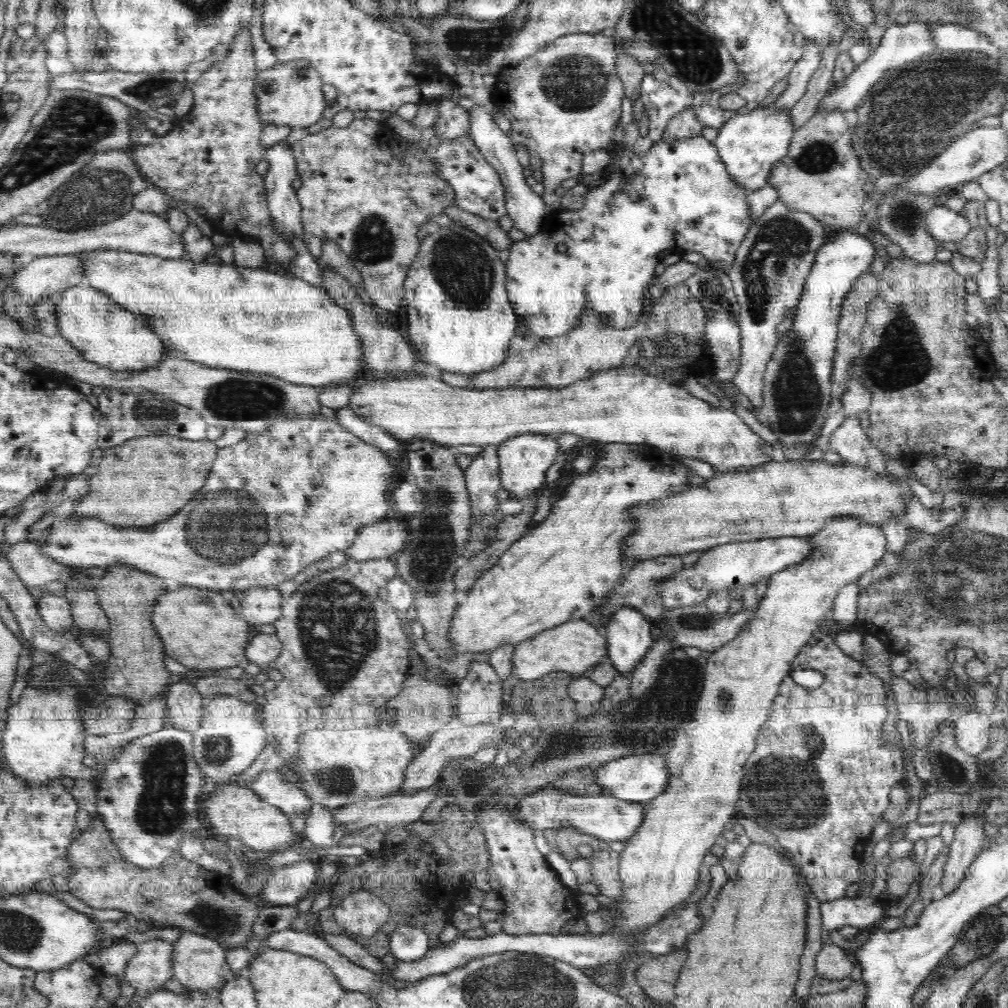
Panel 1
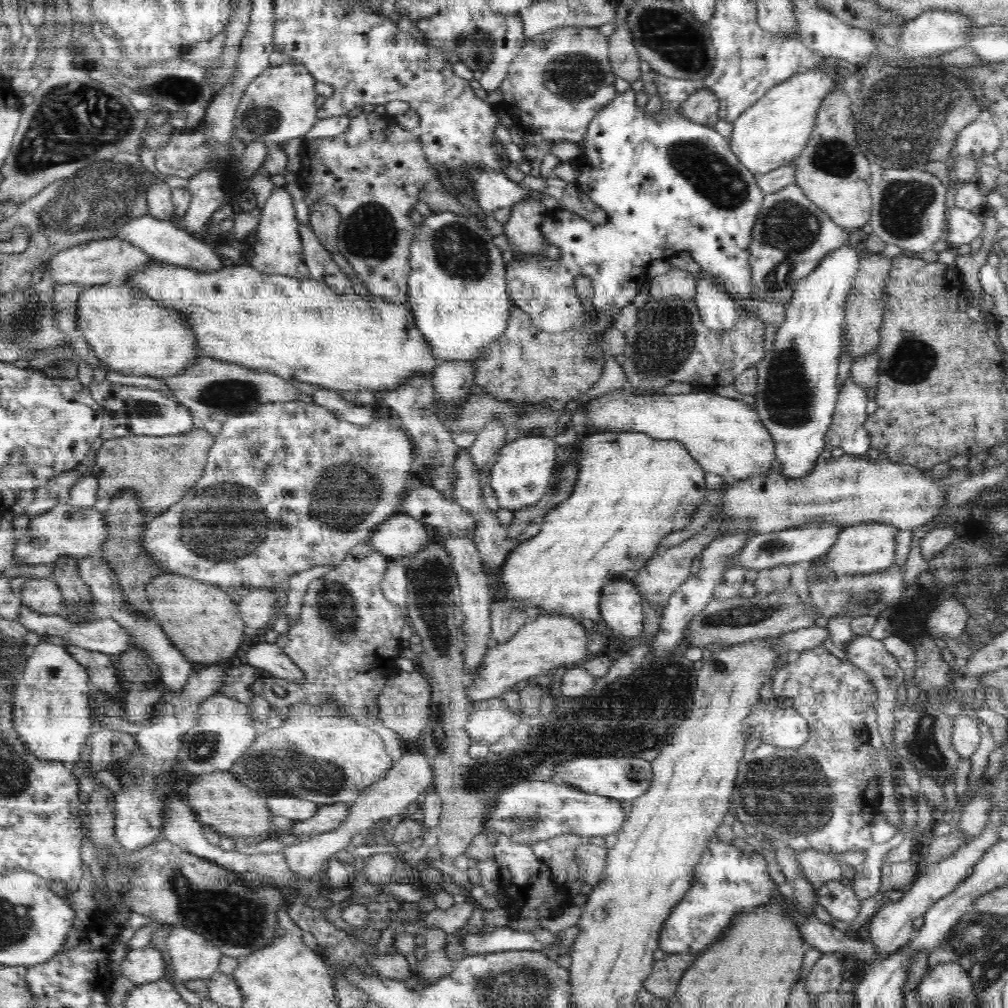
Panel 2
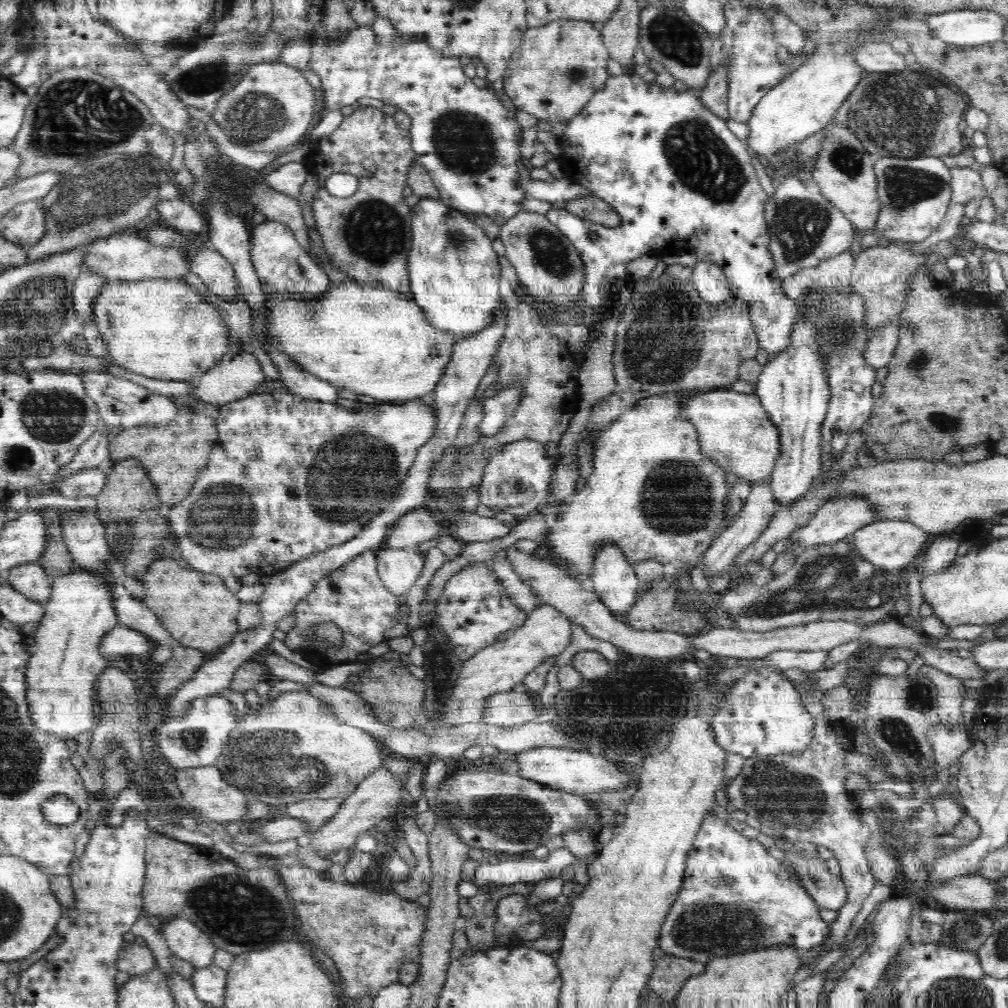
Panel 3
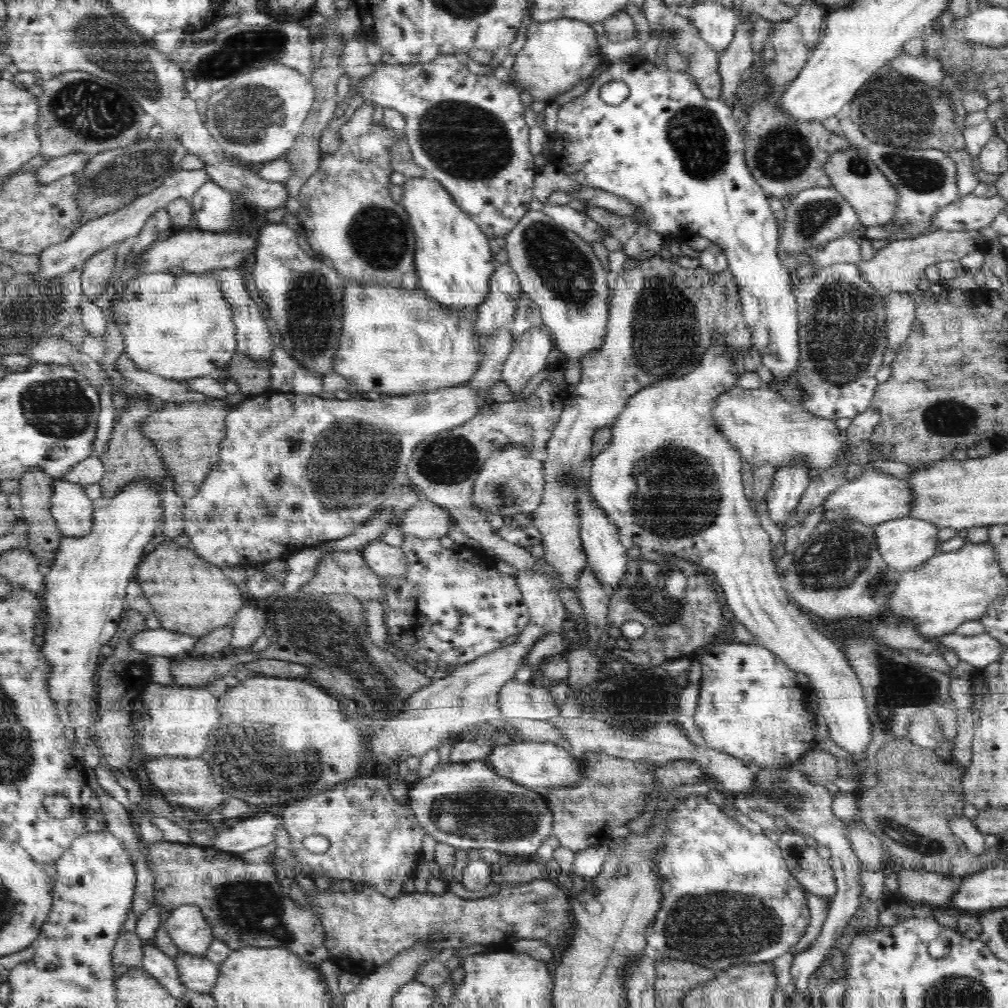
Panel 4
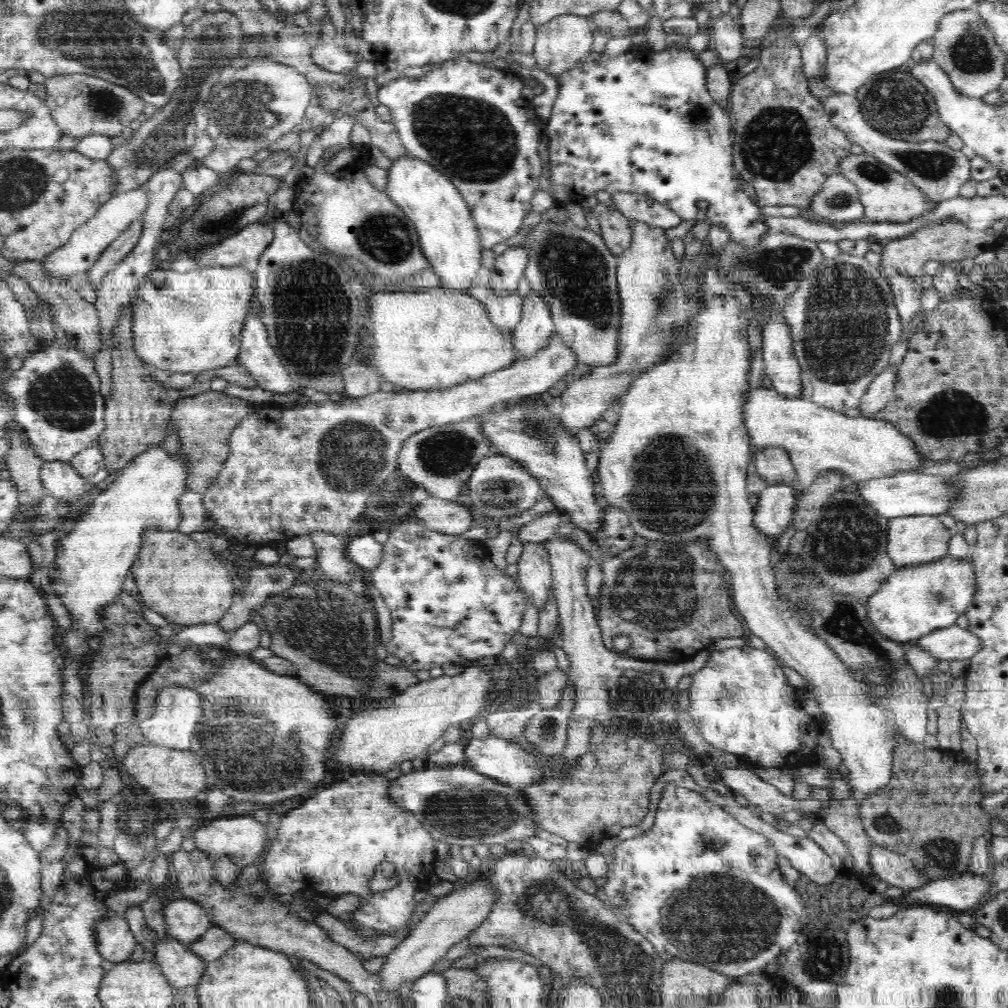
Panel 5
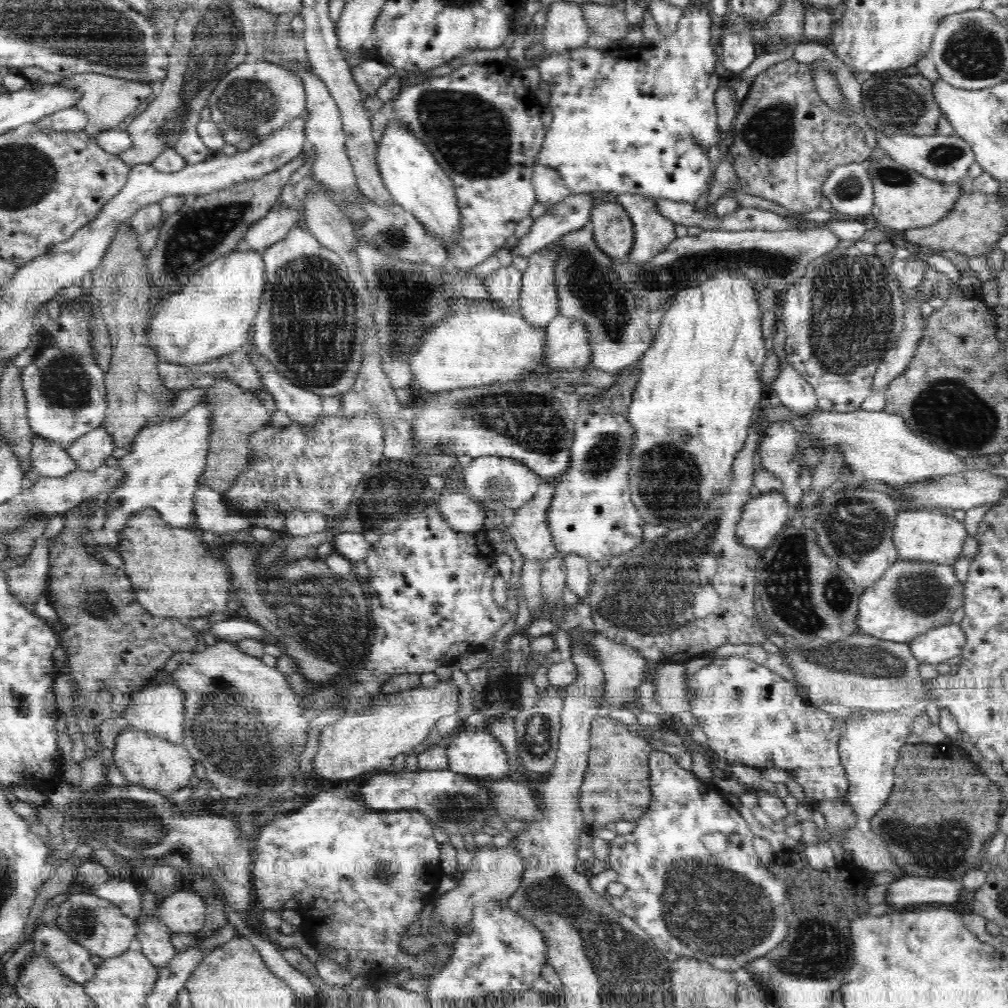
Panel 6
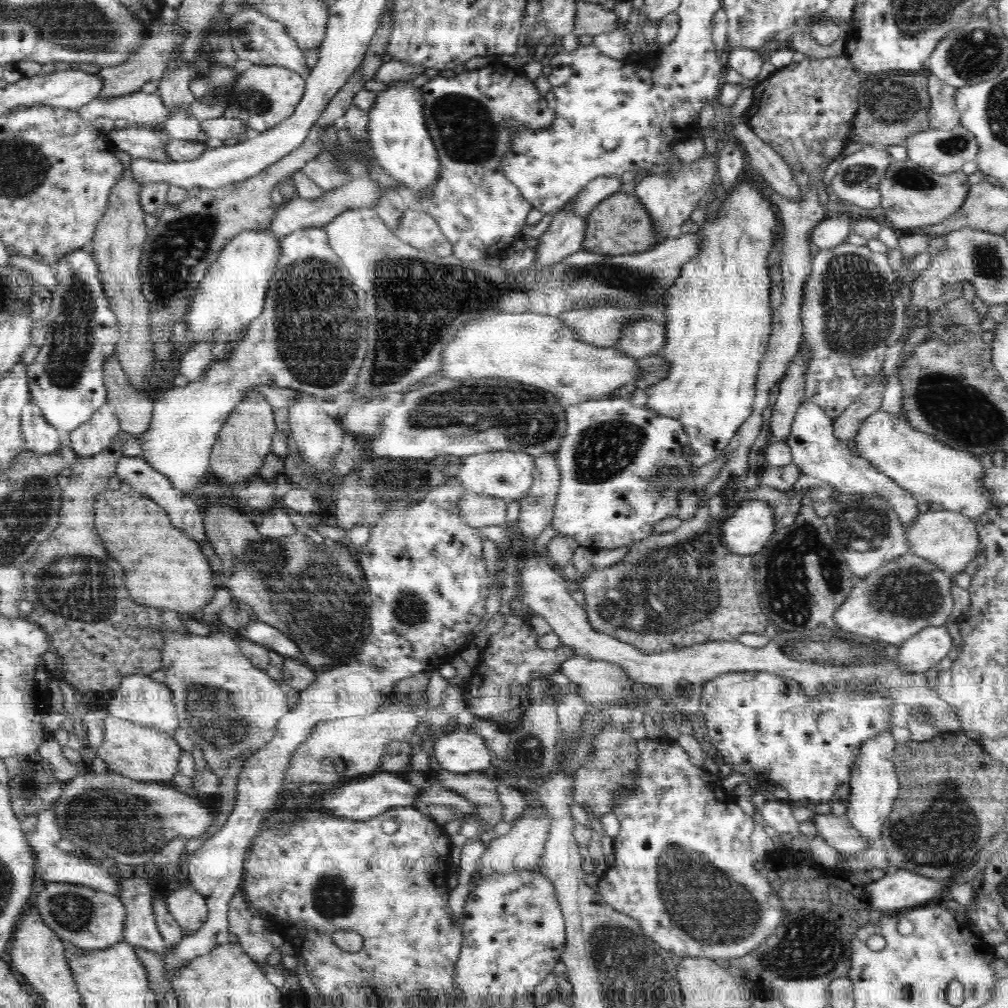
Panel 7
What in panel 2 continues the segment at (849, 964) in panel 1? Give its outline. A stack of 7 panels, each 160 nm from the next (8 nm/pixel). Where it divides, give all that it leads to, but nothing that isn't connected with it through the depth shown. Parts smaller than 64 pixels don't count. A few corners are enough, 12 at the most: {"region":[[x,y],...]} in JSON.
{"region":[[823,953],[805,978],[806,993],[839,991],[841,955]]}

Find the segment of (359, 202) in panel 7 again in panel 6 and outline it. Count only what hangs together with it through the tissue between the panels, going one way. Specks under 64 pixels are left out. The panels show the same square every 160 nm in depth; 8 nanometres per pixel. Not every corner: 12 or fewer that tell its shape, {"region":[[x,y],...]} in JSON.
{"region":[[279,204],[249,228],[235,250],[263,253],[303,225]]}

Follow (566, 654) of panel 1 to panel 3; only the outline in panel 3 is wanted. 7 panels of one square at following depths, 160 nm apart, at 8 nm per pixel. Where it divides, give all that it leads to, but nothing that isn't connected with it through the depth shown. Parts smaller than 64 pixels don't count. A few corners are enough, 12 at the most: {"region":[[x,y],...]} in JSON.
{"region":[[543,604],[522,627],[463,662],[441,724],[479,721],[573,641]]}

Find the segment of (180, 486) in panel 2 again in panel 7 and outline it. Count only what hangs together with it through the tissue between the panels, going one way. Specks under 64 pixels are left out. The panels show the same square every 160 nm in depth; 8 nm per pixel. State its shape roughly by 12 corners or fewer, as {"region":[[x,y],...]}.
{"region":[[251,394],[217,434],[209,466],[237,487],[272,455],[266,397]]}

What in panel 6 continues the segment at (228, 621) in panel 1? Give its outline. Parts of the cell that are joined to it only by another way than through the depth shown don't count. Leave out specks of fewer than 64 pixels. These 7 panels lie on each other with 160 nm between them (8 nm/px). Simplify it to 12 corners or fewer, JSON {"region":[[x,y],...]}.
{"region":[[157,510],[116,551],[137,602],[185,622],[226,615],[229,566]]}

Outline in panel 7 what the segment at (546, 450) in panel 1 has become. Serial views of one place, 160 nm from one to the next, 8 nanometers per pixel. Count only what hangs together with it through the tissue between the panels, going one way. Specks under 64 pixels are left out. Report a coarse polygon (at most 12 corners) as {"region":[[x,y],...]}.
{"region":[[525,452],[465,456],[456,479],[508,502],[526,496],[535,459]]}

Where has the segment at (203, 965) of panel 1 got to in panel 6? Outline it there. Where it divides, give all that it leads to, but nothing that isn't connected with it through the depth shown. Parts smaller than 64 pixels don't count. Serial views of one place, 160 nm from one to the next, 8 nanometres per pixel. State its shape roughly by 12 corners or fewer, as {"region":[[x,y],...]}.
{"region":[[180,888],[158,903],[158,917],[176,934],[193,935],[206,905]]}

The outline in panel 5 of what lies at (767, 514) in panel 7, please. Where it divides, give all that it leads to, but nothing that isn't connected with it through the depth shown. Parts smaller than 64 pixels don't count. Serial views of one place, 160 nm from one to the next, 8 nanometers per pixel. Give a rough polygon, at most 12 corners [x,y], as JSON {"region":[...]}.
{"region":[[768,485],[758,494],[754,527],[777,538],[793,519],[800,490]]}

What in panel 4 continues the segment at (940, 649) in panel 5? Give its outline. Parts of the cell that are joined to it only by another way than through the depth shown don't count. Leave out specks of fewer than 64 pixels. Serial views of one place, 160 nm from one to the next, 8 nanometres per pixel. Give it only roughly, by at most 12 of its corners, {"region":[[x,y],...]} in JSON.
{"region":[[986,633],[936,638],[976,670],[1000,661],[1002,643]]}

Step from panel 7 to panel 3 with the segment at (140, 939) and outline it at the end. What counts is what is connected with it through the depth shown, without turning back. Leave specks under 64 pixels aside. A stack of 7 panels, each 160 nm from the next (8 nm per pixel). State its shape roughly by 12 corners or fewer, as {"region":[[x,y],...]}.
{"region":[[216,964],[191,978],[203,1003],[224,1005],[227,970]]}

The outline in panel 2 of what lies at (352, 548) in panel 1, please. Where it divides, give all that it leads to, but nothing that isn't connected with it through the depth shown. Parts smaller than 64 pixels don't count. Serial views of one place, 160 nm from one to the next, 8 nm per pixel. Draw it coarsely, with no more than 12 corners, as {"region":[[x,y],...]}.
{"region":[[398,512],[368,544],[389,559],[407,558],[432,539],[432,529]]}

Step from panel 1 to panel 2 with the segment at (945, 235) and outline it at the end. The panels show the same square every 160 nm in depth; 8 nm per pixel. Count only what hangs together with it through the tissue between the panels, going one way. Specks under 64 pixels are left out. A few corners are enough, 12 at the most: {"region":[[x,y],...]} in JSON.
{"region":[[959,207],[945,212],[946,241],[958,247],[984,232],[978,212]]}

